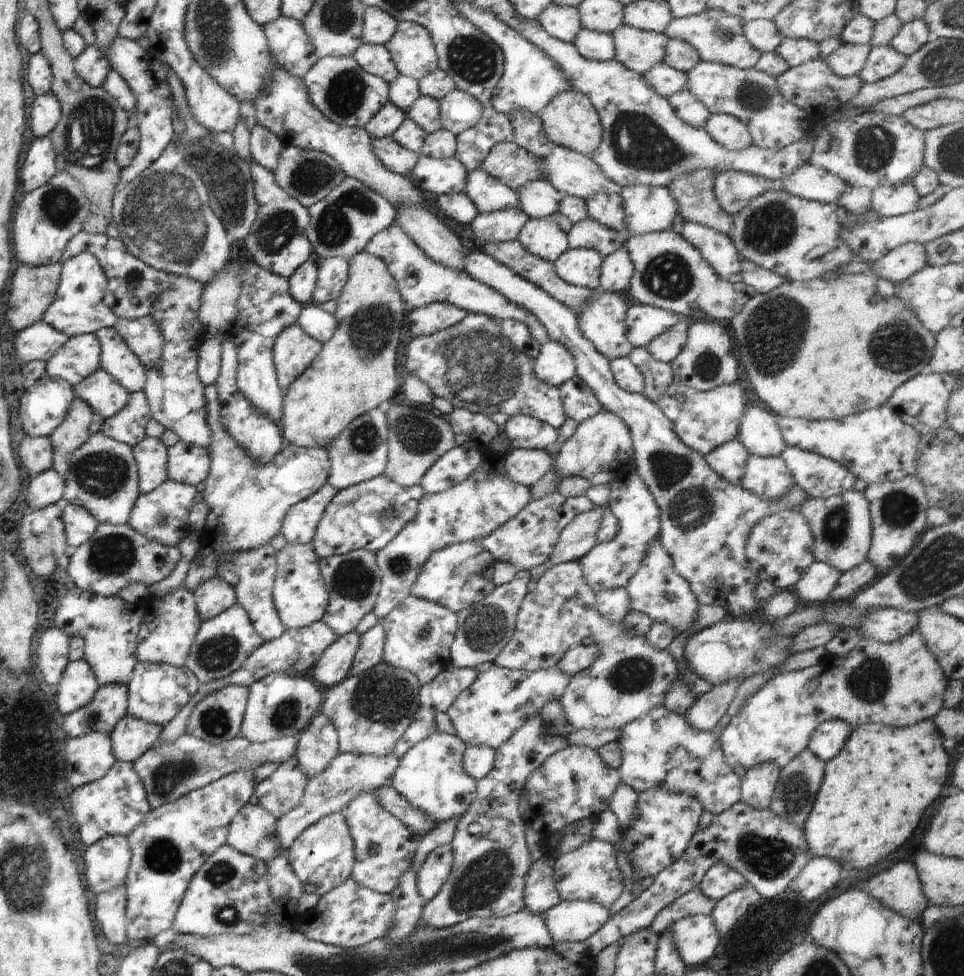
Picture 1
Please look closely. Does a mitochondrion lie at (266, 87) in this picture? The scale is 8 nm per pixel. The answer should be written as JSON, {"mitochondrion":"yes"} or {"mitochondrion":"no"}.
{"mitochondrion":"no"}

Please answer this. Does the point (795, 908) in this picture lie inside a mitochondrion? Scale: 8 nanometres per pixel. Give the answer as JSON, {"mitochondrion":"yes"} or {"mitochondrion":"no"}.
{"mitochondrion":"no"}

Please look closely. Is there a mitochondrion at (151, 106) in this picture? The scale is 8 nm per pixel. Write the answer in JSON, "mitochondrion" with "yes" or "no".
{"mitochondrion":"no"}

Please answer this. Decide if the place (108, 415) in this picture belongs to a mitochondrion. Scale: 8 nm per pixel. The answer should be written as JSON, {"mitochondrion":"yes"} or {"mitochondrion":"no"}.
{"mitochondrion":"no"}

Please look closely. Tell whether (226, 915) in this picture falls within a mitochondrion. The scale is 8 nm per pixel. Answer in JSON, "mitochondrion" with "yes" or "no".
{"mitochondrion":"yes"}

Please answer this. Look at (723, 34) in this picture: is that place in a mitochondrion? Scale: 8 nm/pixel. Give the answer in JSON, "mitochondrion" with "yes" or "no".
{"mitochondrion":"yes"}

